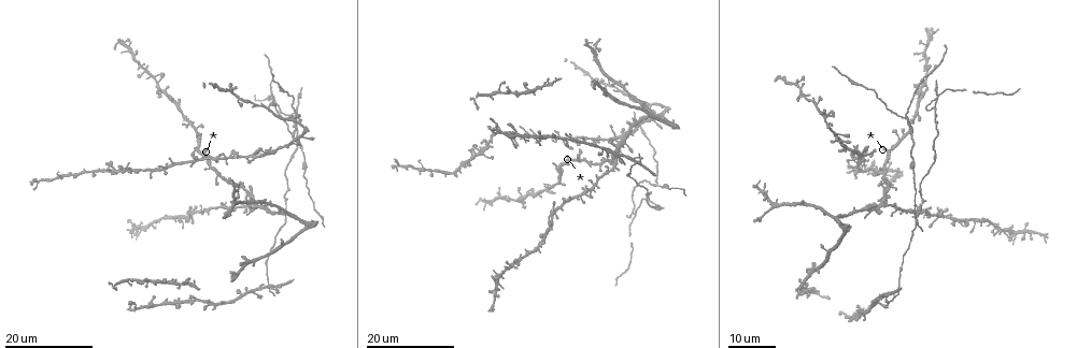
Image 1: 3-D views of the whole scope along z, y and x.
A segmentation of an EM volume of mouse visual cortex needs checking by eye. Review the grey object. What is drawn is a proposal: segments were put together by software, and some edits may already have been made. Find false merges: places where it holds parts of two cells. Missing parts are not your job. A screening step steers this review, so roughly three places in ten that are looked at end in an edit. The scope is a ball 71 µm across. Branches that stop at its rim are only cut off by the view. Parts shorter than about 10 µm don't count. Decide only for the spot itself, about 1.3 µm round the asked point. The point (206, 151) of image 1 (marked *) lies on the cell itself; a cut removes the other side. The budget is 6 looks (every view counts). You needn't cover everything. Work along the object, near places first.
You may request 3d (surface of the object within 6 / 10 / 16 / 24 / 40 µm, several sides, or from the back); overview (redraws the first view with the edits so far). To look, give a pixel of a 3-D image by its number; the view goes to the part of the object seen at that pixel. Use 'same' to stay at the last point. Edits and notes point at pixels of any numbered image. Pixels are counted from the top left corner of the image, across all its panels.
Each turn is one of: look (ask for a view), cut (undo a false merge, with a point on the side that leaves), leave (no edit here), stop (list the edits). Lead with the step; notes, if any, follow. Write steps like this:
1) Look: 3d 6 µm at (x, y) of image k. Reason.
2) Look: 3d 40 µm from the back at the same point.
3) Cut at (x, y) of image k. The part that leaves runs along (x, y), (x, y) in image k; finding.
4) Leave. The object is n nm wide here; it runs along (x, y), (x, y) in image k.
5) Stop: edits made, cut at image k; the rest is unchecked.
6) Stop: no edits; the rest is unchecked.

Look: 3d 24 µm at (564, 164) of image 1. Three arms meet.

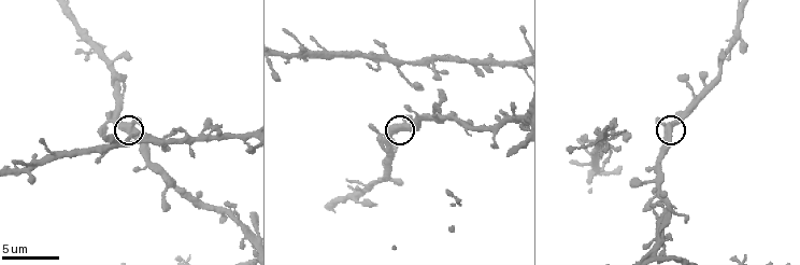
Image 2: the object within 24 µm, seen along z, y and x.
Look: 3d 10 µm at (126, 129) of image 2.

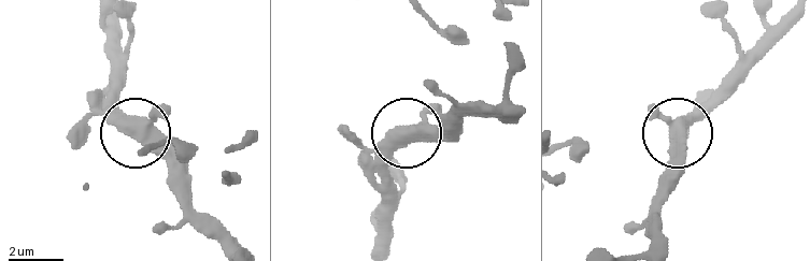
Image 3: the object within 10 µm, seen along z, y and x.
Leave. The object is 440 nm wide here; it runs along (650, 118), (682, 126), (714, 93) in image 3; one cell here.

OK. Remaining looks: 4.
Look: 3d 16 µm at (934, 109) of image 1. Calibre changes.

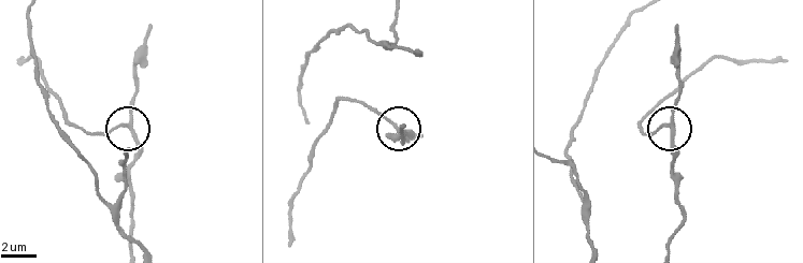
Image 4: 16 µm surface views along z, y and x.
Look: 3d 6 µm at (126, 126) of image 4.

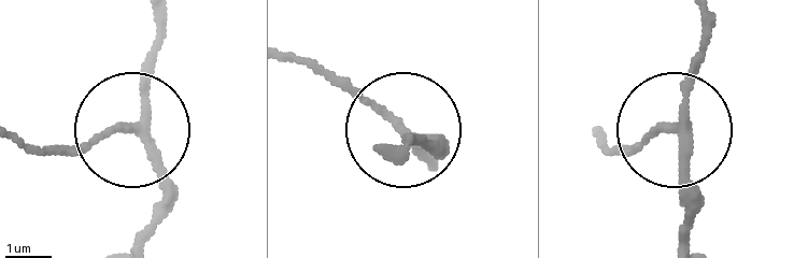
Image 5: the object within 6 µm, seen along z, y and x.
Leave. It runs along (145, 247), (156, 201), (145, 143), (110, 131), (56, 151) in image 5; continuous, no second cell.

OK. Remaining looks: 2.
Stop: no edits; the rest is unchecked.

